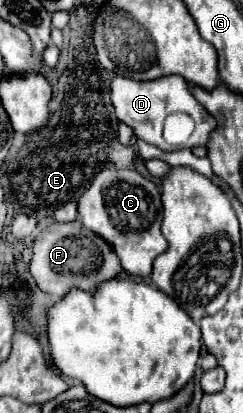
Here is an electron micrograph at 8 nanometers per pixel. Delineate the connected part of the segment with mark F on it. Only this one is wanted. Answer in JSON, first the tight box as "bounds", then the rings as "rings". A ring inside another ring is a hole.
{"bounds":[30,221,122,299],"rings":[[[80,221],[72,223],[52,223],[46,227],[34,241],[32,259],[30,259],[30,275],[36,279],[38,287],[44,293],[60,299],[70,287],[80,287],[84,291],[94,291],[100,281],[108,281],[122,273],[116,253],[112,253],[110,245],[84,229]]]}

